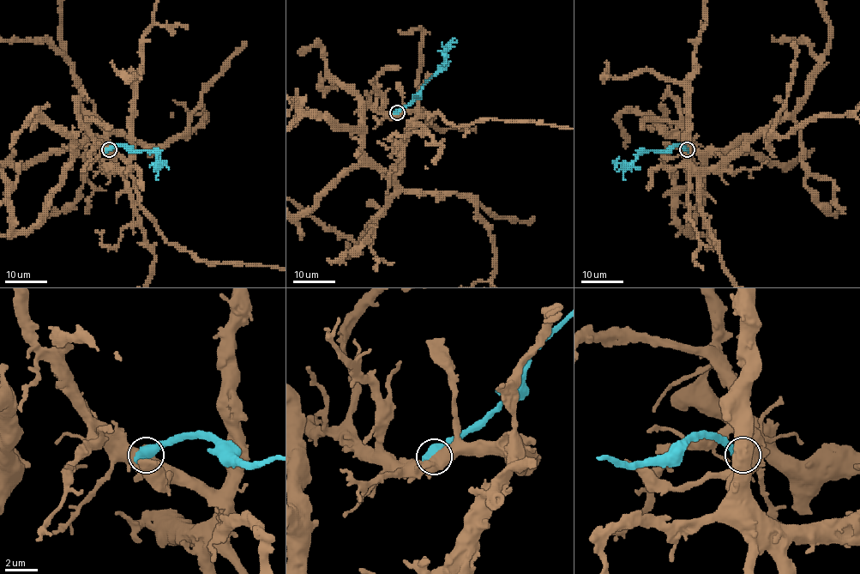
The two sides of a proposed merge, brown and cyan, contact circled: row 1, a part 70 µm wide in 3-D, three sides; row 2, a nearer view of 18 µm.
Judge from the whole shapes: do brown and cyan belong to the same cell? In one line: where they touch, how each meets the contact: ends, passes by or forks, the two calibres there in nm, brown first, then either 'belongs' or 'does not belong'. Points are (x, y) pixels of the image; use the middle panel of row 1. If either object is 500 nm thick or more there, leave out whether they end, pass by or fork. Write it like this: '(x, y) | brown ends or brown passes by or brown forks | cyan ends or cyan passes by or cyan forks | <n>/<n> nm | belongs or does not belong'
(397, 112) | 480/750 nm | does not belong

